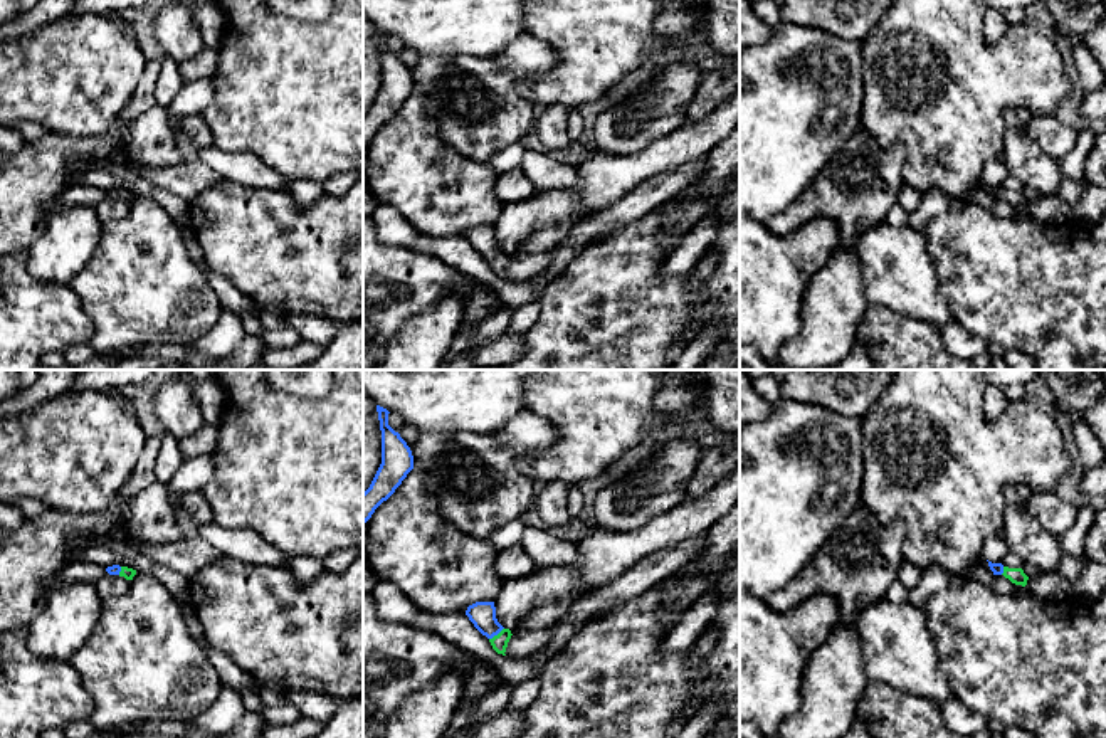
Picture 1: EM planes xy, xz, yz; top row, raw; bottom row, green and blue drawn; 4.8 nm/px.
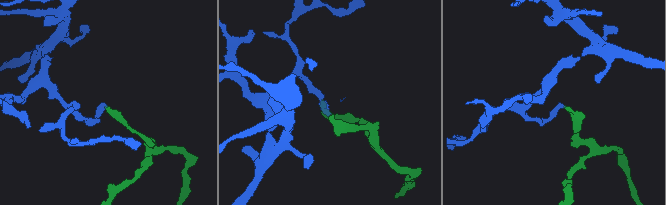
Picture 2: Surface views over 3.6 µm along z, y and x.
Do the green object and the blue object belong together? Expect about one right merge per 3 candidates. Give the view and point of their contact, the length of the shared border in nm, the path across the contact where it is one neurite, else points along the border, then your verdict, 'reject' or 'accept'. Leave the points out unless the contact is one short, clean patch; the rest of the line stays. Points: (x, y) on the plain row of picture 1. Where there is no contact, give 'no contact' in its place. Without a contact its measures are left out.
meets green in xz at (498, 258); contact 90 nm long; runs through xz (500, 266), (498, 258), (484, 244), (483, 237); accept

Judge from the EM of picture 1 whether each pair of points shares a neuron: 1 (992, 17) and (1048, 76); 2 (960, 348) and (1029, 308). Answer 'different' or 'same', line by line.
1: different
2: different

